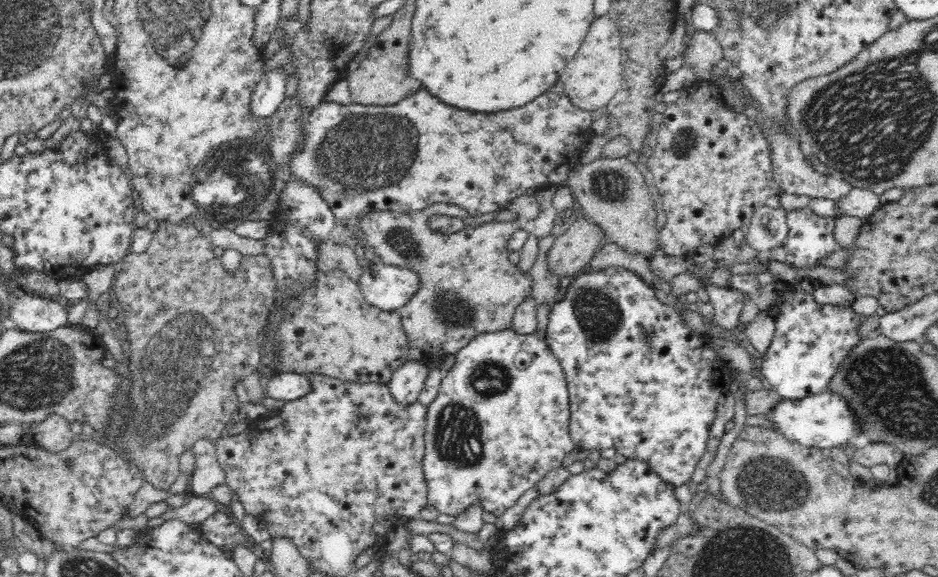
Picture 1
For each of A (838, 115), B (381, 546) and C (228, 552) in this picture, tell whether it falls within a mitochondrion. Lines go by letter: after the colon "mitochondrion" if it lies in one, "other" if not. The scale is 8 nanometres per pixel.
A: mitochondrion
B: other
C: other

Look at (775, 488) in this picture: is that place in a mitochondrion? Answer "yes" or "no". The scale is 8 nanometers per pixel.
yes

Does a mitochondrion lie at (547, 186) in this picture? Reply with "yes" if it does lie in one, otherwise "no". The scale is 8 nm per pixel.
no

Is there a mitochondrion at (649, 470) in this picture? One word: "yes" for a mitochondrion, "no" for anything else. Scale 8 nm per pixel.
no

